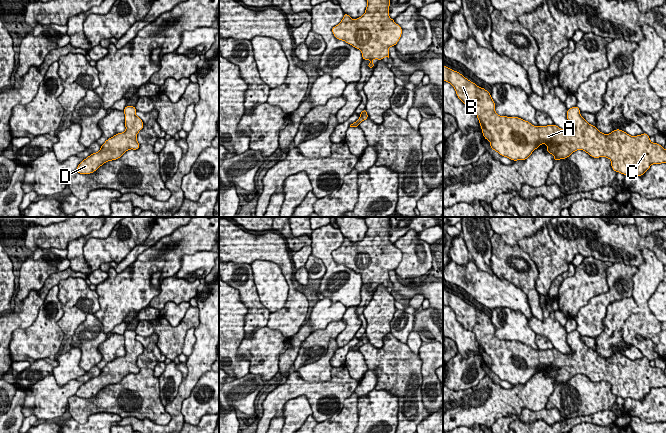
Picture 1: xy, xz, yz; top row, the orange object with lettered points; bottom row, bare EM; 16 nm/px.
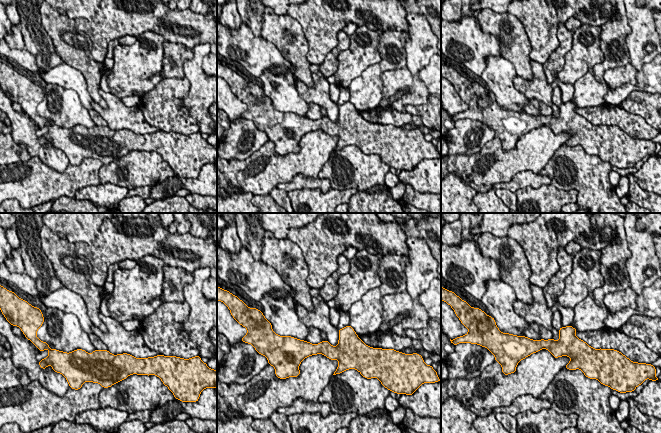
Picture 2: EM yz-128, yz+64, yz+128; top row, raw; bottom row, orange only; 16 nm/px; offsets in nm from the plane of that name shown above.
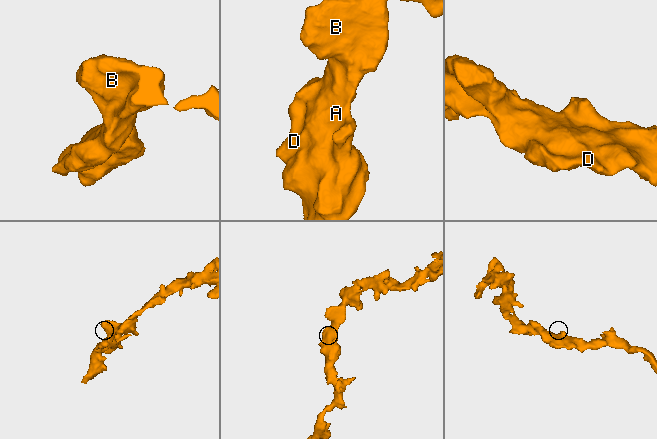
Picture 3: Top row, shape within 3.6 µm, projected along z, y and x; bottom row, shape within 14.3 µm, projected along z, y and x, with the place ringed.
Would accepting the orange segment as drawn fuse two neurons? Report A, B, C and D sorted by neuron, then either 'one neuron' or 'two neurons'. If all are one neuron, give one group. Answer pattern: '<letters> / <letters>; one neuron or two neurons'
A B C D; one neuron

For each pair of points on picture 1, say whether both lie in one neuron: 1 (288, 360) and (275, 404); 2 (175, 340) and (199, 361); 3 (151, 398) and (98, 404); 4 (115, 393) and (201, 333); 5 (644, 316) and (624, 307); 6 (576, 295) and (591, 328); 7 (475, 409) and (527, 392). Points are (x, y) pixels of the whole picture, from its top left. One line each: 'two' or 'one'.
1: two
2: two
3: one
4: two
5: two
6: two
7: one

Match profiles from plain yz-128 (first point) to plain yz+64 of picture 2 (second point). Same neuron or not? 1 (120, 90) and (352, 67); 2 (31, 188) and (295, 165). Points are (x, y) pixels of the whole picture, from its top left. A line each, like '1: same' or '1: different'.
1: same
2: same

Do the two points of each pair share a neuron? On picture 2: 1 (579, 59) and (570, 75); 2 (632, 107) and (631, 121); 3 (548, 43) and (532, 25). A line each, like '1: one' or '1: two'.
1: one
2: two
3: one

